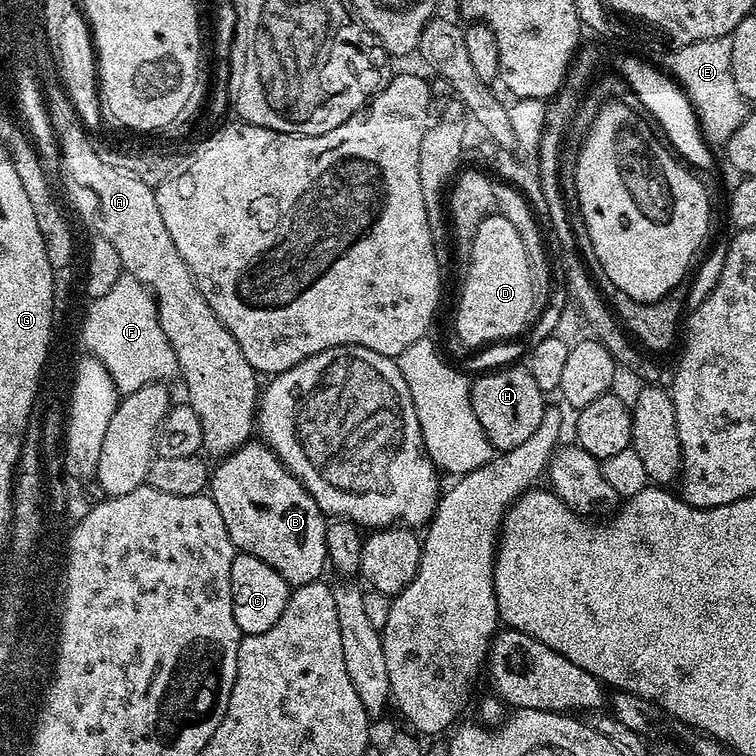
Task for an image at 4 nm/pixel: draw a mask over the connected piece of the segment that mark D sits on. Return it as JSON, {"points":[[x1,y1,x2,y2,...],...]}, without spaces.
{"points":[[497,214,486,217,482,226,478,226,478,234,474,234,474,242,470,254,466,257,466,264,468,273,464,276,464,285,460,288,460,301,456,304,457,338,470,348,468,350,476,350,497,341,511,341,519,337,519,332,528,324,528,315,533,315,534,309,526,247,522,244,521,235,514,230,513,223]]}

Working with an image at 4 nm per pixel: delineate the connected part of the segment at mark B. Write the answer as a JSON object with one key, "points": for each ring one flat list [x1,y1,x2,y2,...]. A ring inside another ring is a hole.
{"points":[[249,442,221,459,210,472,210,495,218,506,218,514,222,514,222,522,226,522,230,542,236,547,237,552,262,558,262,562,278,570,278,574,282,574,282,578,290,586,309,584,325,575,324,564,326,568,329,563,326,550,326,517,321,512,318,502,314,502,312,495,304,489,302,482,294,478,294,474,267,444]]}

